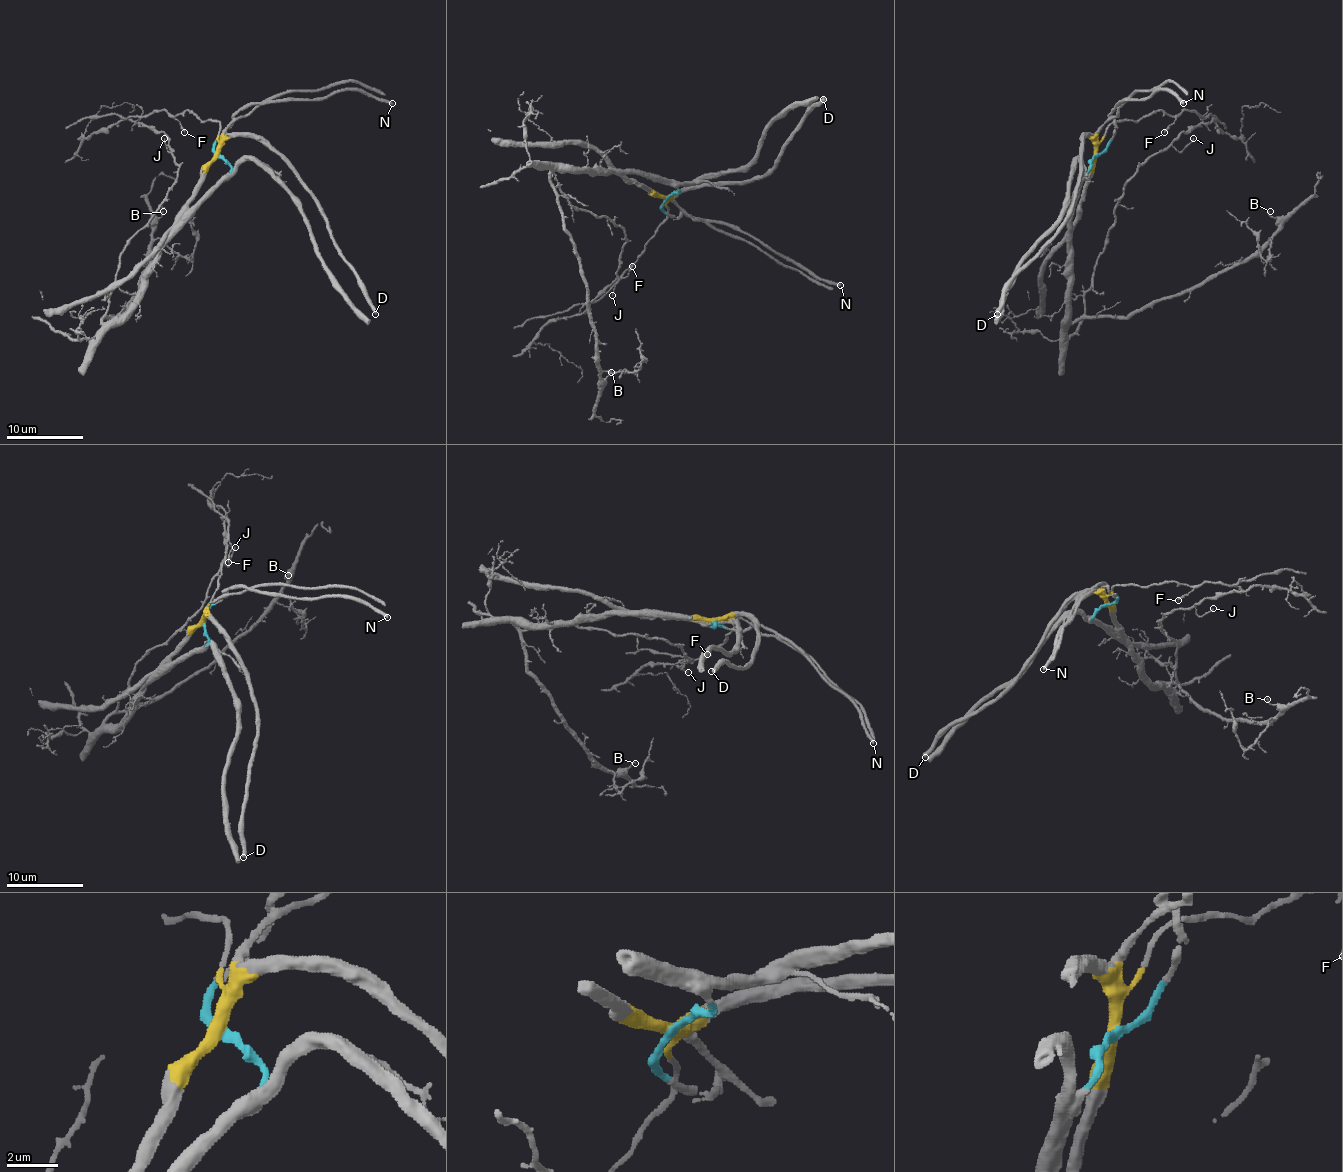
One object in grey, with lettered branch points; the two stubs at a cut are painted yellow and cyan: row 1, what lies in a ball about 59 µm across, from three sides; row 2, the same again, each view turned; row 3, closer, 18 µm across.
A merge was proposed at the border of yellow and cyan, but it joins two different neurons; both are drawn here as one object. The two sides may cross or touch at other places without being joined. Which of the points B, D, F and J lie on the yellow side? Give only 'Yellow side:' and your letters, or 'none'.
Yellow side: D, F

